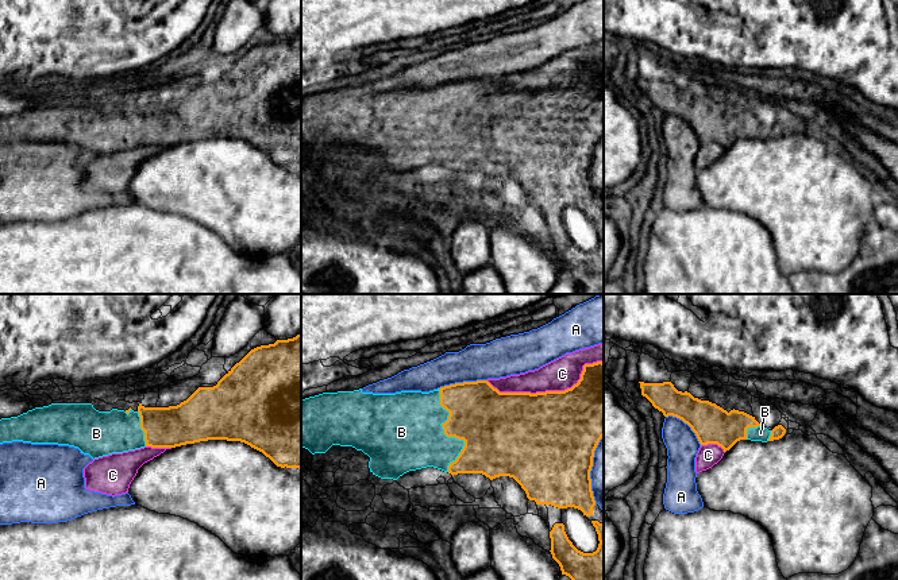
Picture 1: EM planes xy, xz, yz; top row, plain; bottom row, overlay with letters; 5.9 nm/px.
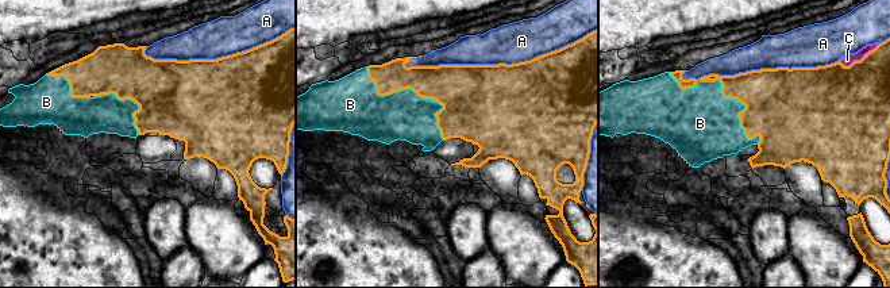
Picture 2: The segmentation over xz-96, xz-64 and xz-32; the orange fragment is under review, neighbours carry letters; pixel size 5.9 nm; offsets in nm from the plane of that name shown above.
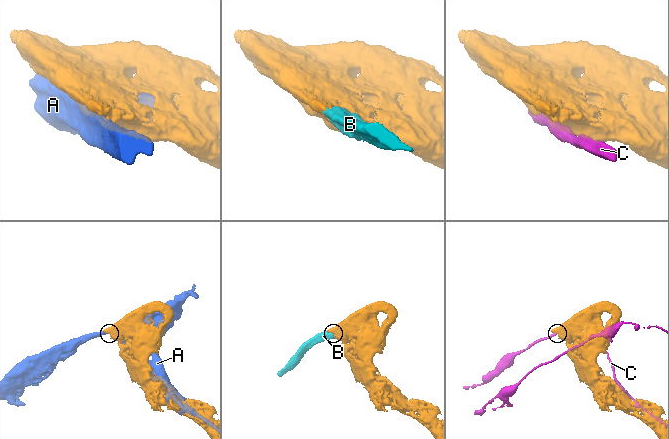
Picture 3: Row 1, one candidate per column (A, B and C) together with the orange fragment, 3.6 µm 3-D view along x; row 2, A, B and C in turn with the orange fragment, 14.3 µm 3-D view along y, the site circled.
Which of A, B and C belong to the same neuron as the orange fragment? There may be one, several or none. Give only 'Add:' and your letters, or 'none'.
Add: B

